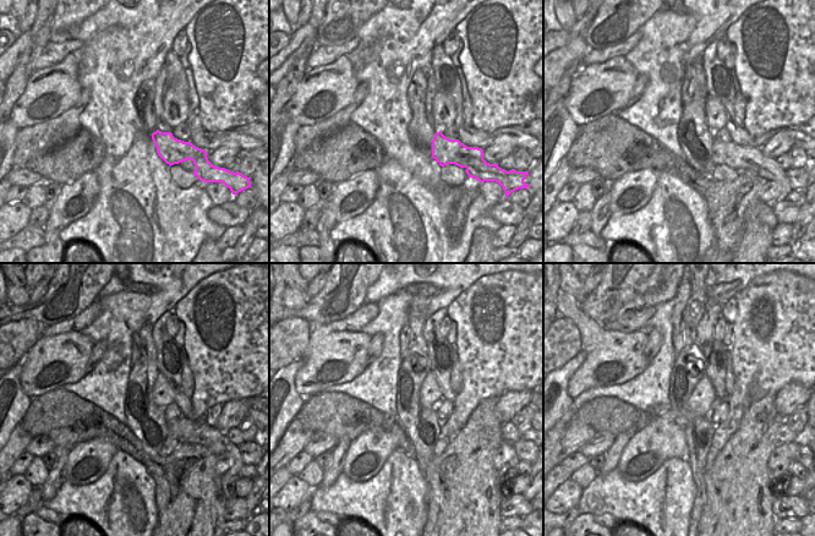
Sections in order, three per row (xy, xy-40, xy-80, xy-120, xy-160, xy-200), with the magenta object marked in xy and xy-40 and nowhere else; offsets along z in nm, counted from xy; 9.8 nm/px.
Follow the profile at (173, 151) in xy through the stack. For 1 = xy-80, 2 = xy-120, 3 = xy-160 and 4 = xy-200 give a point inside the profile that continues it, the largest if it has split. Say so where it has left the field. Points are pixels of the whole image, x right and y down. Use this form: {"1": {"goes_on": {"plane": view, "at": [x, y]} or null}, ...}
{"1": {"goes_on": {"plane": "xy-80", "at": [739, 158]}}, "2": {"goes_on": {"plane": "xy-120", "at": [186, 430]}}, "3": {"goes_on": {"plane": "xy-160", "at": [509, 470]}}, "4": {"goes_on": {"plane": "xy-200", "at": [782, 470]}}}

